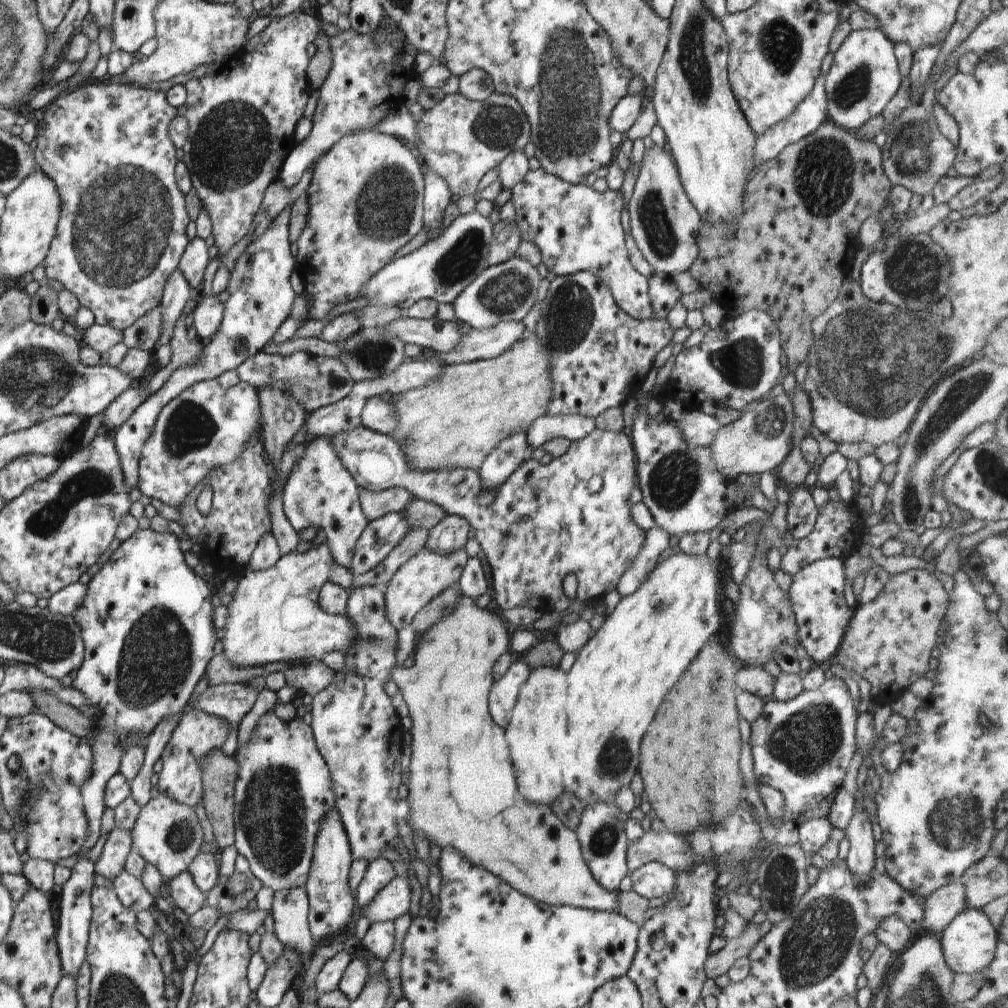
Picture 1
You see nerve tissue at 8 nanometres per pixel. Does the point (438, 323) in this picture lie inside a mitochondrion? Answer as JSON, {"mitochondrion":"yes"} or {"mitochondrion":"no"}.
{"mitochondrion":"no"}

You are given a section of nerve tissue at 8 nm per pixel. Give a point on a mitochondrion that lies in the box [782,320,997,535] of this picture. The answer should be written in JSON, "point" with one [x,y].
{"point":[962,391]}

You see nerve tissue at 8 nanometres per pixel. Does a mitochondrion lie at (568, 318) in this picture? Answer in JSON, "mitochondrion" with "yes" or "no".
{"mitochondrion":"yes"}

